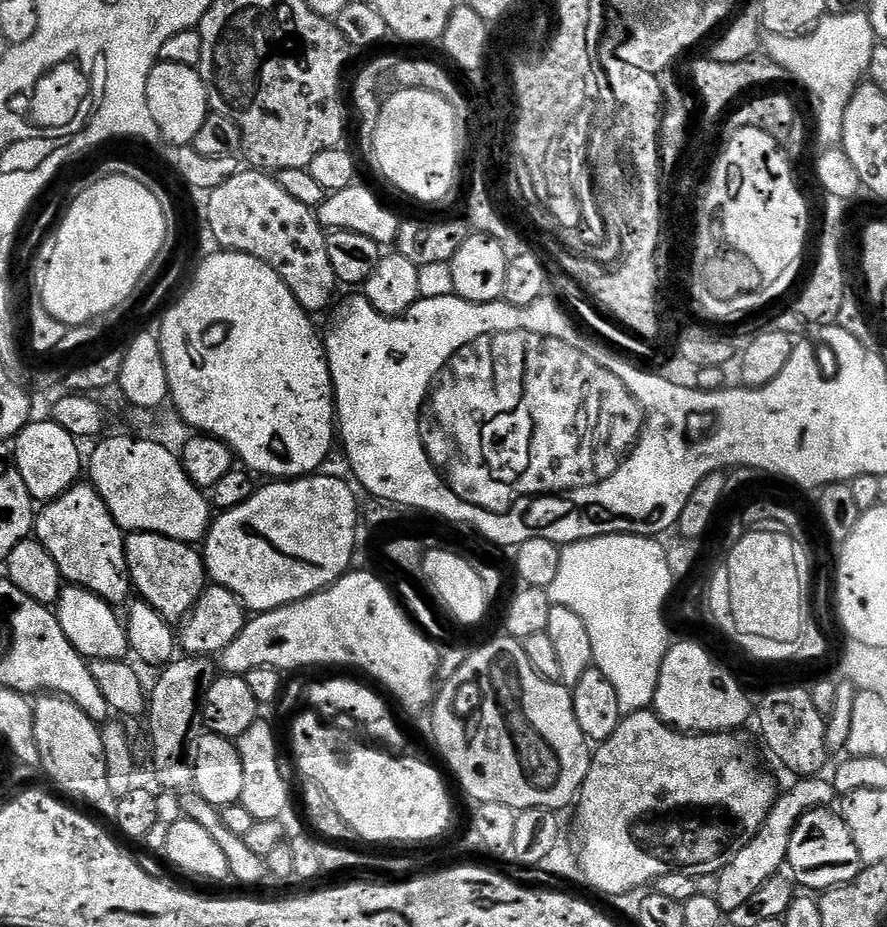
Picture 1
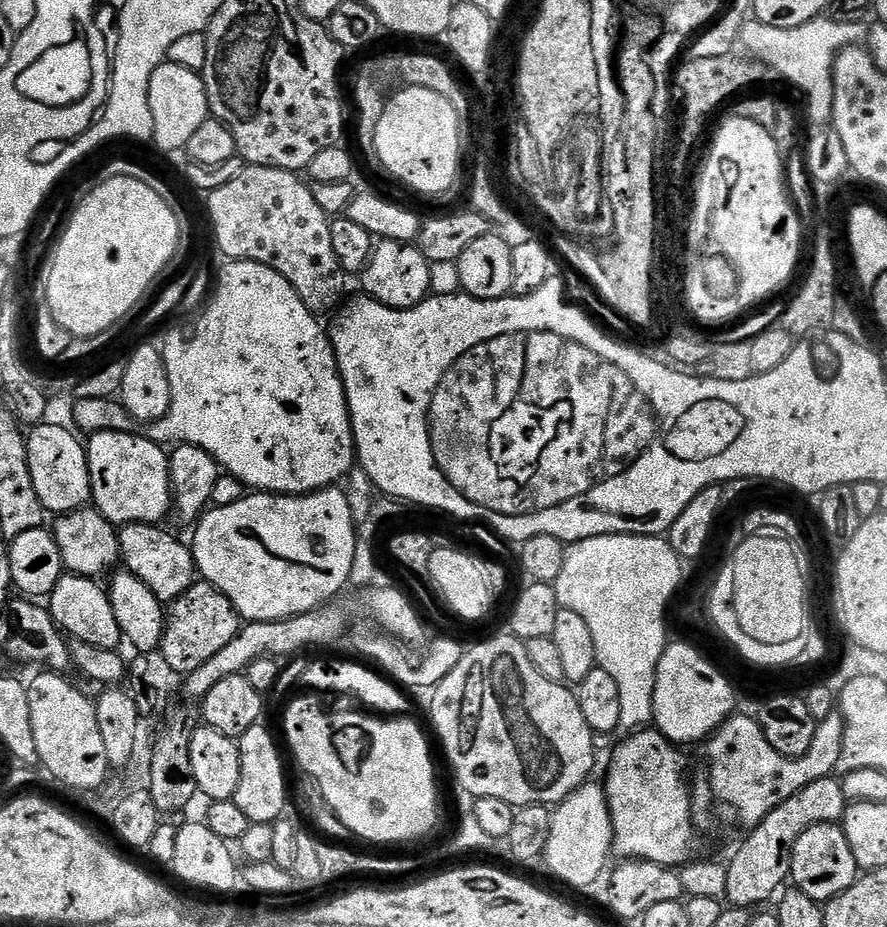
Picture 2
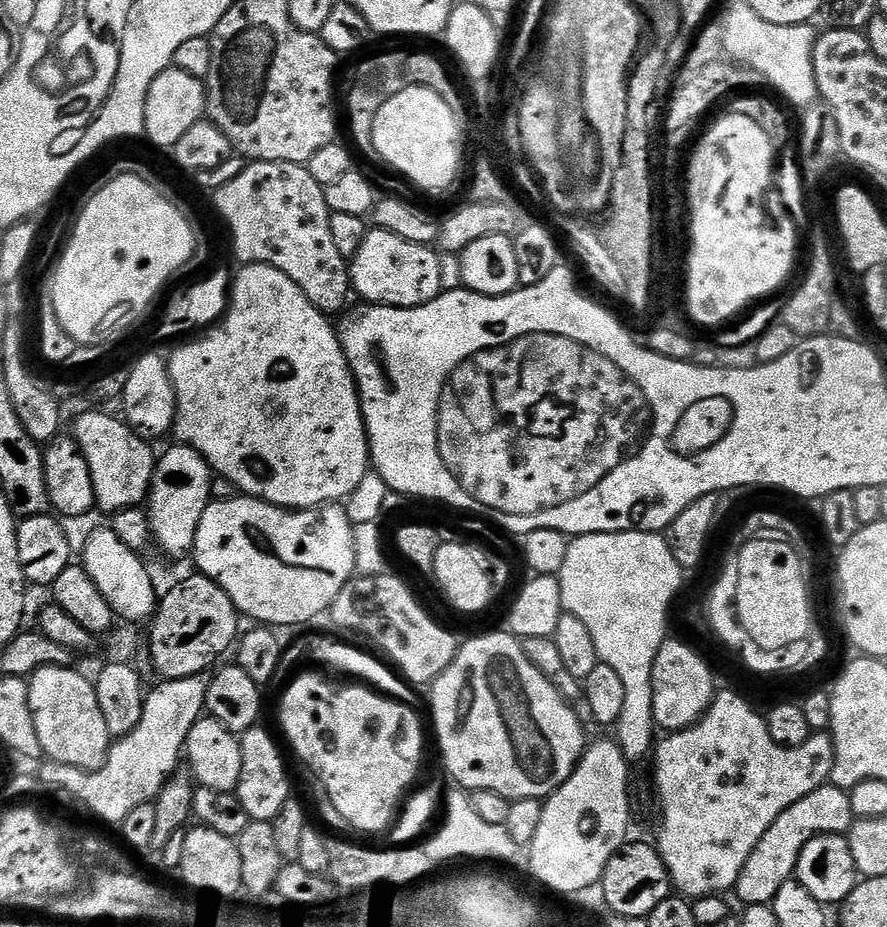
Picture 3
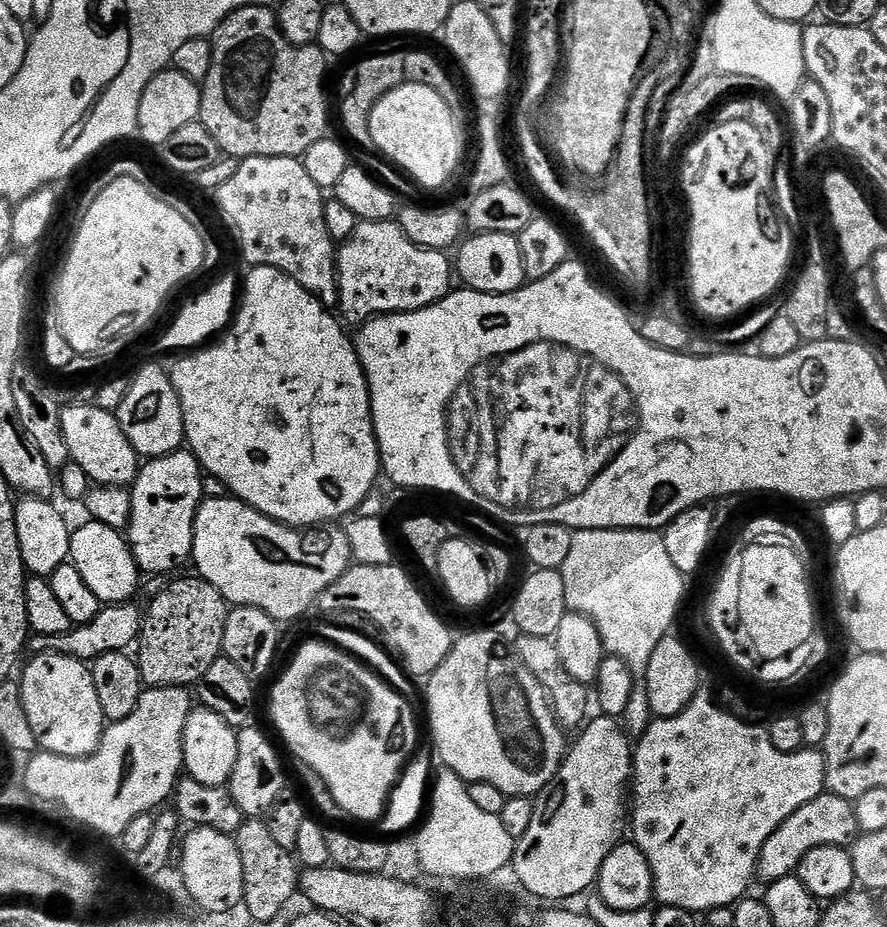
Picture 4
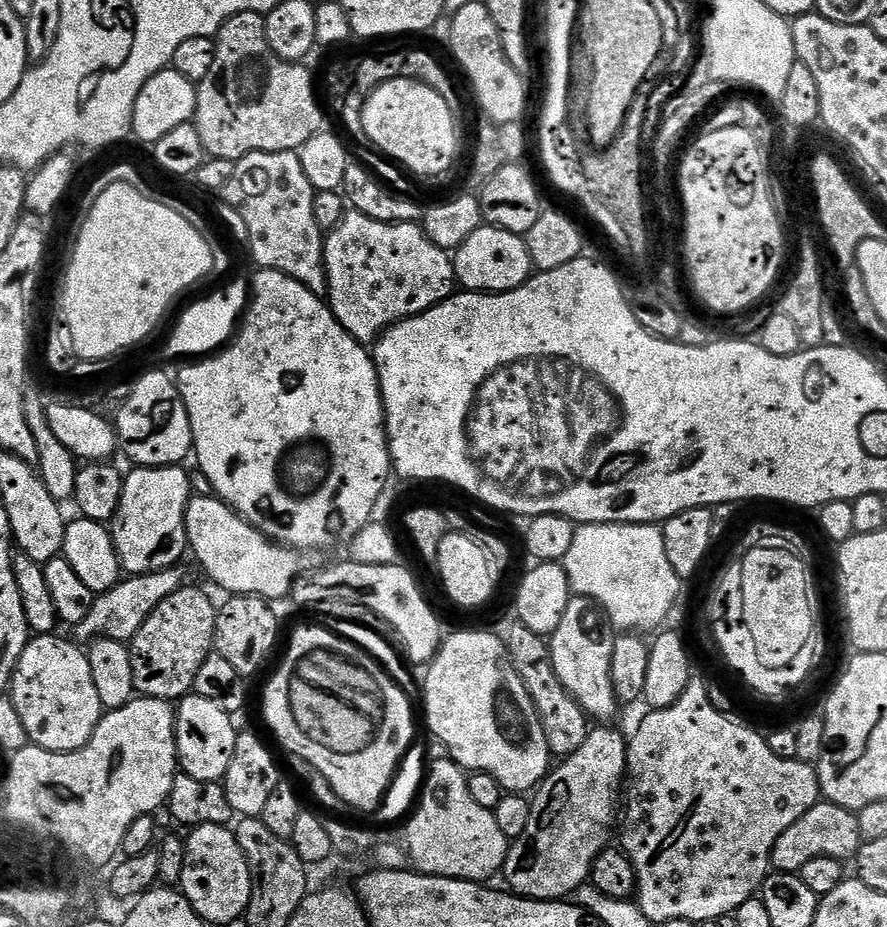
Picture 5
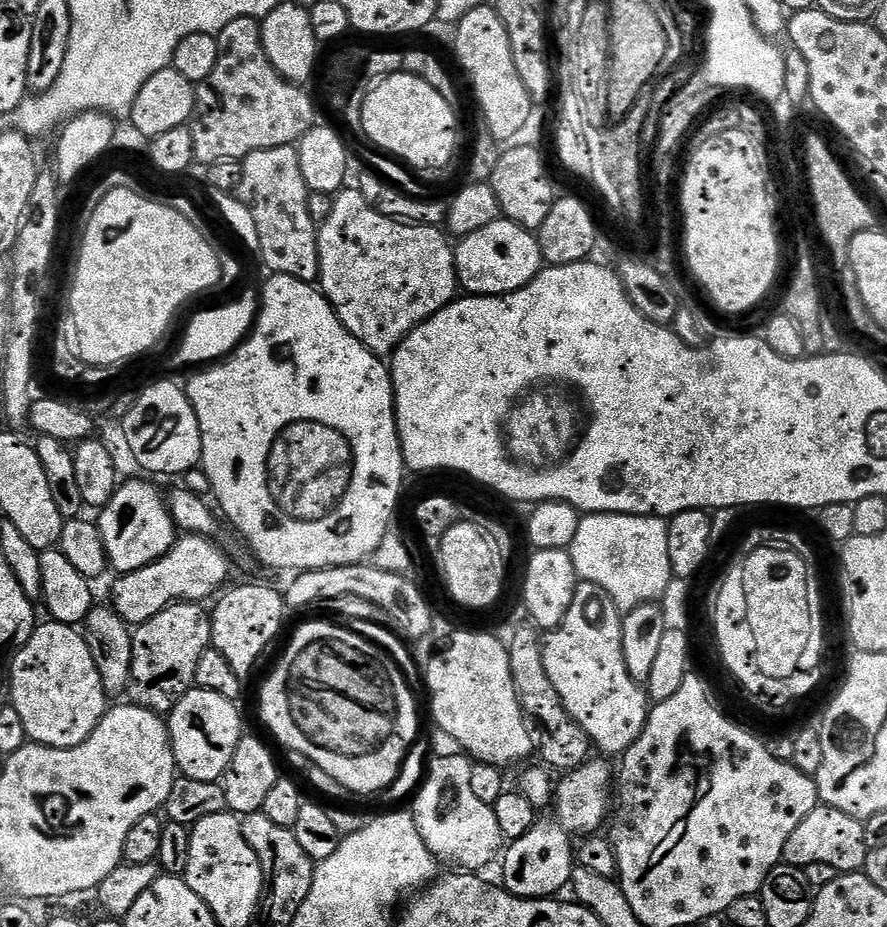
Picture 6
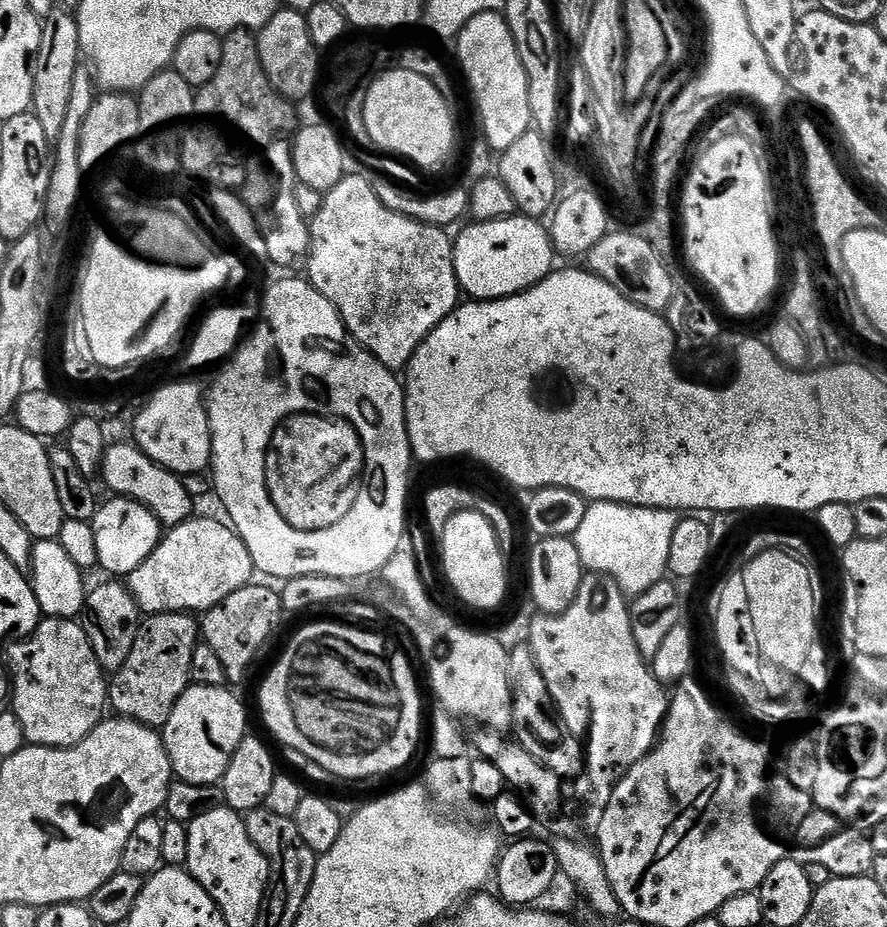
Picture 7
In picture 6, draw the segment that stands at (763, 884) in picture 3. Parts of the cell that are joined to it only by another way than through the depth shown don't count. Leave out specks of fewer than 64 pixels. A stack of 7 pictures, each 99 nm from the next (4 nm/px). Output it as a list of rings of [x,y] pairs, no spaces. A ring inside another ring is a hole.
[[[818,806],[810,810],[810,814],[806,814],[806,818],[802,818],[800,825],[794,829],[794,834],[786,838],[783,863],[804,869],[814,862],[822,862],[825,866],[834,866],[838,874],[859,873],[863,869],[869,851],[861,821],[850,818],[850,814],[842,814],[842,810]]]

